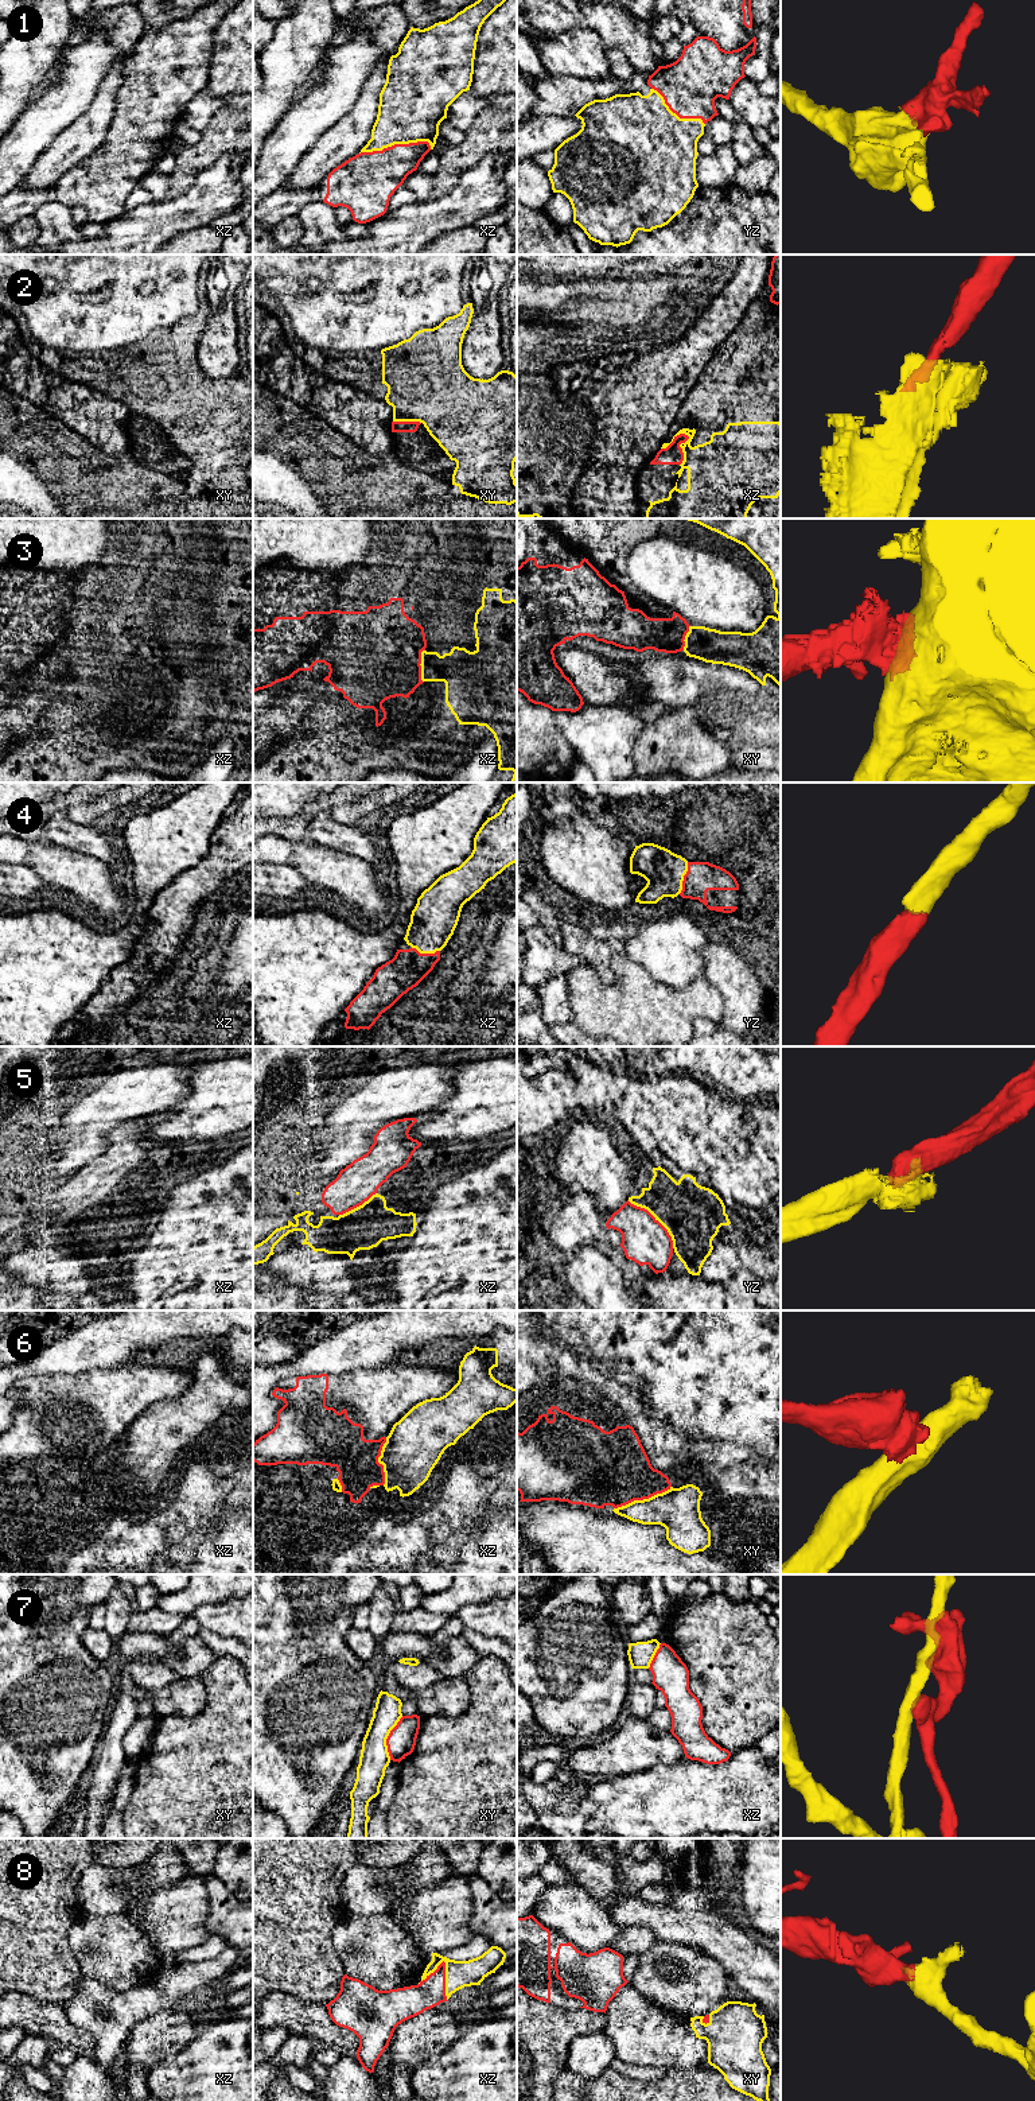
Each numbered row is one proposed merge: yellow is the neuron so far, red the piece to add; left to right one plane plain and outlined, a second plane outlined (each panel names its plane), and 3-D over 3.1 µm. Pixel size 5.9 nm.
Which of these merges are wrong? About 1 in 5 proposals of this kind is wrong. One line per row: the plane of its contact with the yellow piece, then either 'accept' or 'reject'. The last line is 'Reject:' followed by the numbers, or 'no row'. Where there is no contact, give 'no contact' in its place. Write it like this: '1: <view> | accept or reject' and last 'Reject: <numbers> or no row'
1: xz | accept
2: xz | reject
3: xz | reject
4: yz | accept
5: yz | accept
6: xy | reject
7: xy | reject
8: xz | accept
Reject: 2, 3, 6, 7

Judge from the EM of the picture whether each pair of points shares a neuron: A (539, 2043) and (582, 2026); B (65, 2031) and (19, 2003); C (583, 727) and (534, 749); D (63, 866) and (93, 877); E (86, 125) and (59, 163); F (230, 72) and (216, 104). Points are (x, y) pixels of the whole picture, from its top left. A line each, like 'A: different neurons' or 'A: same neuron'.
A: same neuron
B: same neuron
C: different neurons
D: same neuron
E: same neuron
F: different neurons

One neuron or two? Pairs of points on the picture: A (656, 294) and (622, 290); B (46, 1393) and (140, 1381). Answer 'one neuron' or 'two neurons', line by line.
A: one neuron
B: one neuron

